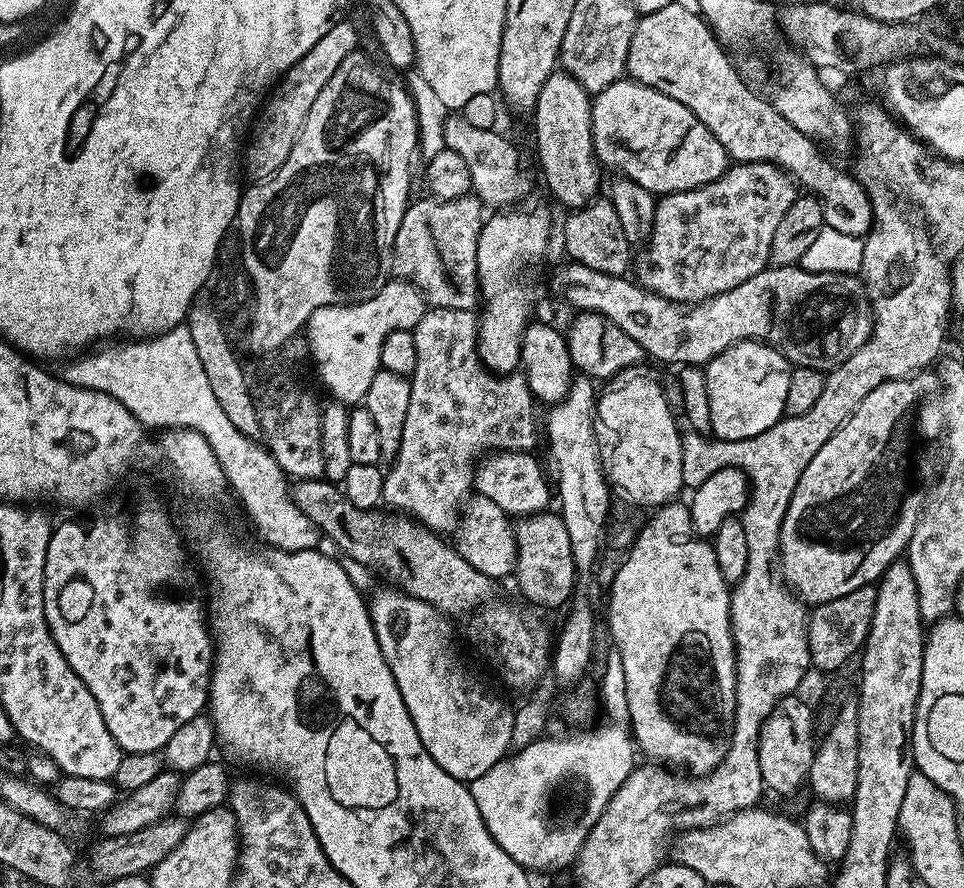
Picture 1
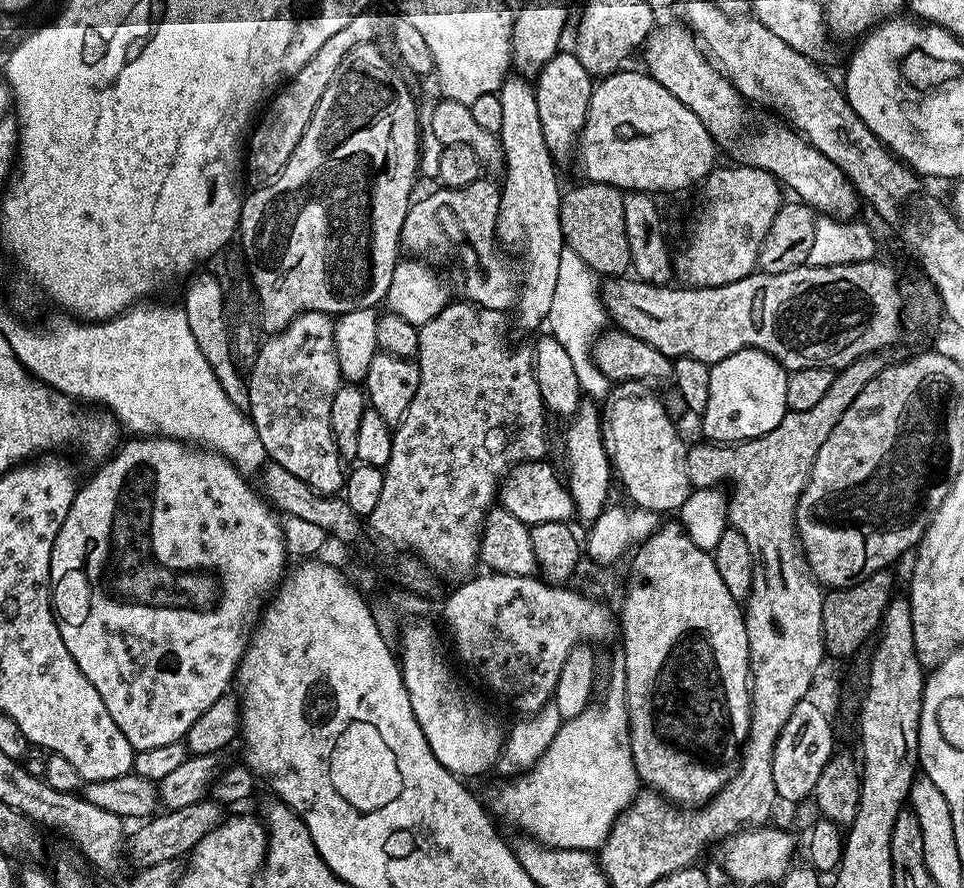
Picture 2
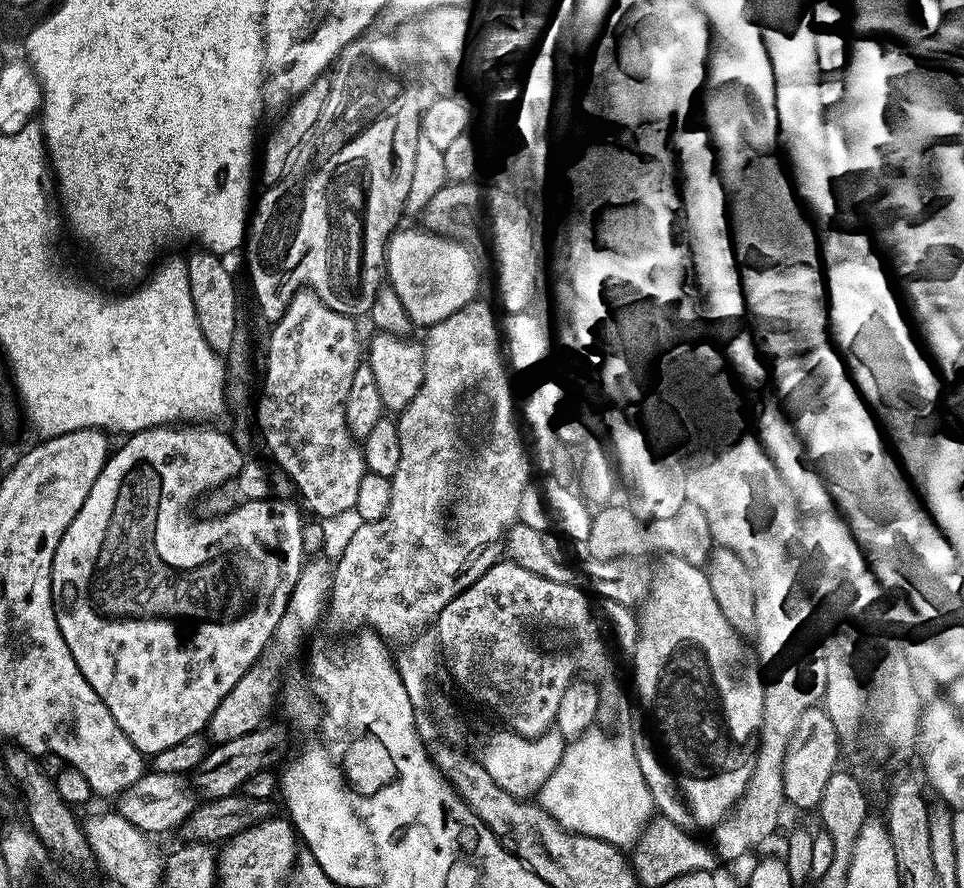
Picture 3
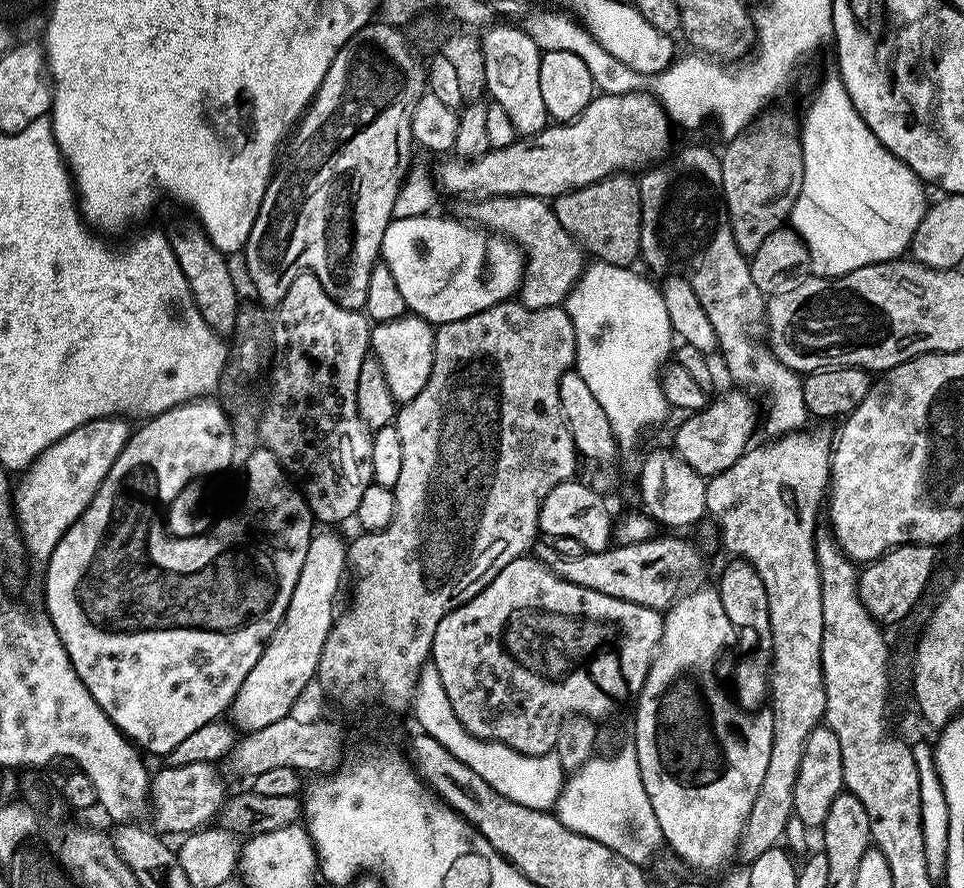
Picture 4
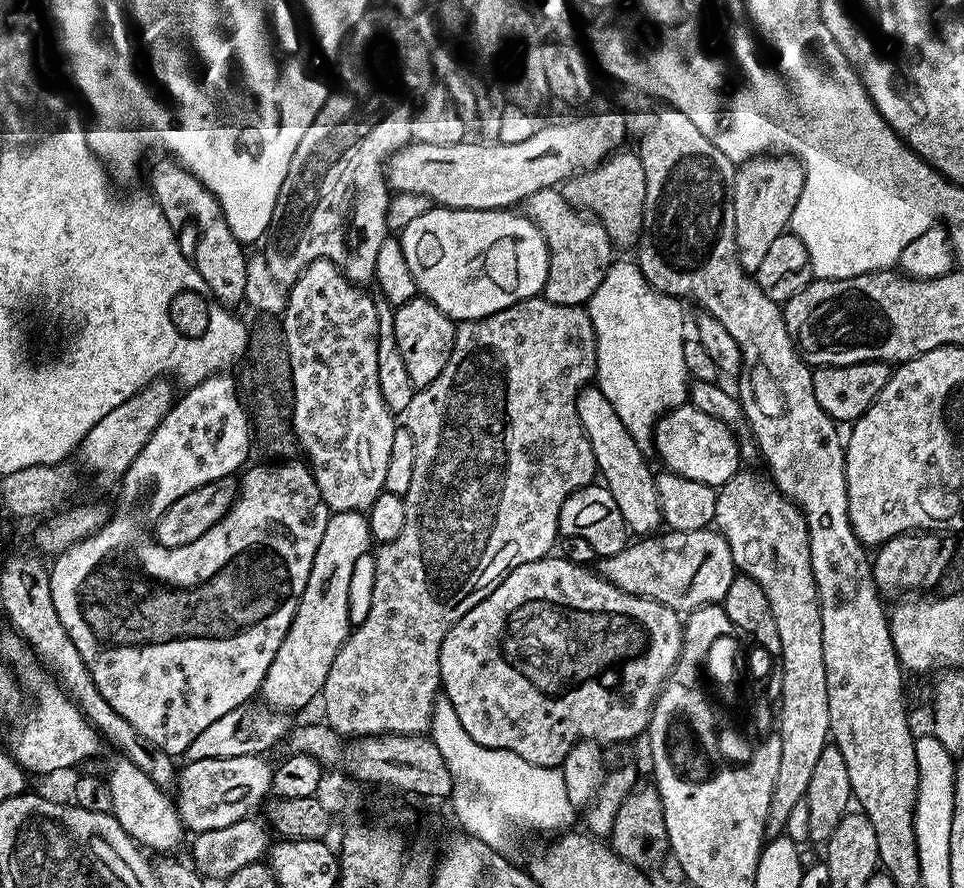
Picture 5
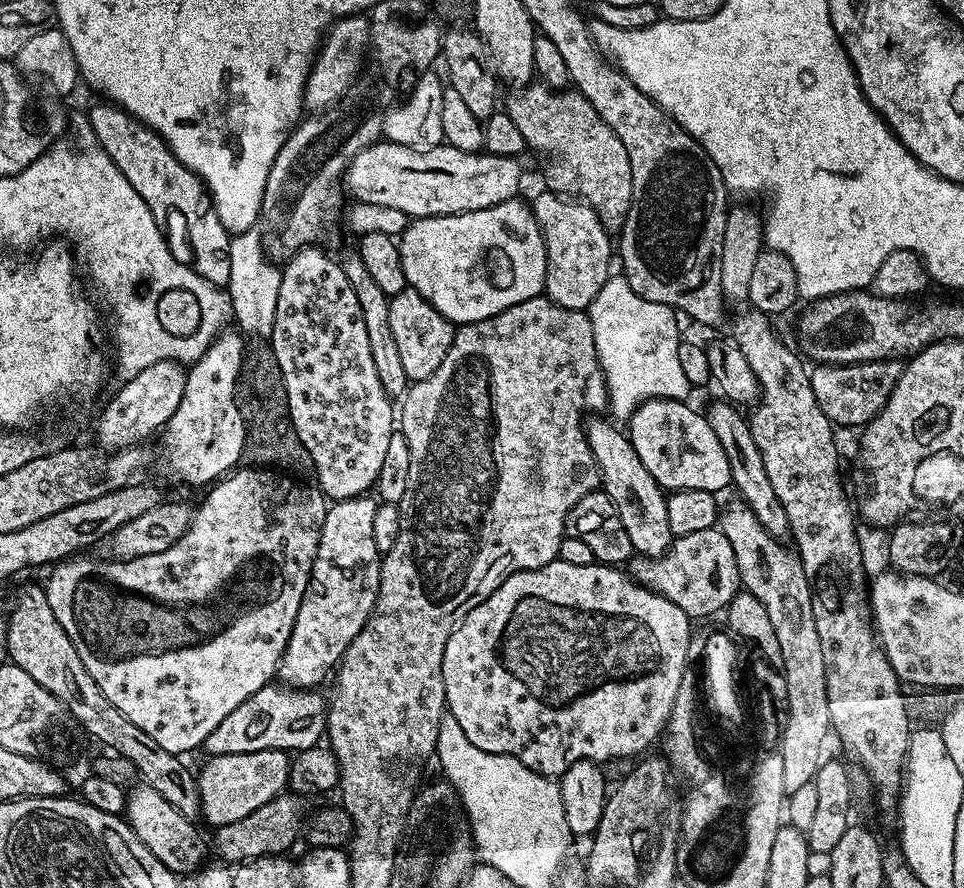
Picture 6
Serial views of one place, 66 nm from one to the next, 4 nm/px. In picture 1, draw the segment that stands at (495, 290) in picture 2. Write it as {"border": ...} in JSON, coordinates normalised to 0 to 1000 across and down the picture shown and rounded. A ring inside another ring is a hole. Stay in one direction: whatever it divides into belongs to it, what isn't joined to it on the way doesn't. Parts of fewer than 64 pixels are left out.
{"border":[[[490,218],[474,225],[443,224],[424,229],[419,238],[407,278],[406,305],[435,324],[447,346],[491,350],[499,337],[494,287],[503,235]]]}

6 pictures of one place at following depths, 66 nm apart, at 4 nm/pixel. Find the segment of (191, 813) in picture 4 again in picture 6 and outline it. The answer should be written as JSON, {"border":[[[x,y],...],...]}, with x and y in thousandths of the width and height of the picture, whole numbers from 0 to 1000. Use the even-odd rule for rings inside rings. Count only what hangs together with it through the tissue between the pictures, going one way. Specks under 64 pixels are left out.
{"border":[[[268,845],[263,849],[234,849],[213,857],[212,866],[203,874],[203,885],[207,895],[207,913],[211,922],[216,922],[220,930],[247,926],[255,921],[255,917],[263,917],[268,908],[276,908],[276,903],[280,903],[299,887],[301,851],[299,847],[293,845]]]}

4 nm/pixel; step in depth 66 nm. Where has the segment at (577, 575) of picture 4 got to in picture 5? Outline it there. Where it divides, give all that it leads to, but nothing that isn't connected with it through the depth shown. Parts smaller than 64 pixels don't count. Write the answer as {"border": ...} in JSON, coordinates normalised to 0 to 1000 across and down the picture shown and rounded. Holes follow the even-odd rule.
{"border":[[[738,593],[715,599],[689,597],[675,606],[654,610],[641,624],[628,626],[621,634],[621,648],[641,664],[683,678],[702,691],[713,691],[733,680],[747,680],[753,673],[757,655],[766,648],[757,615]]]}

